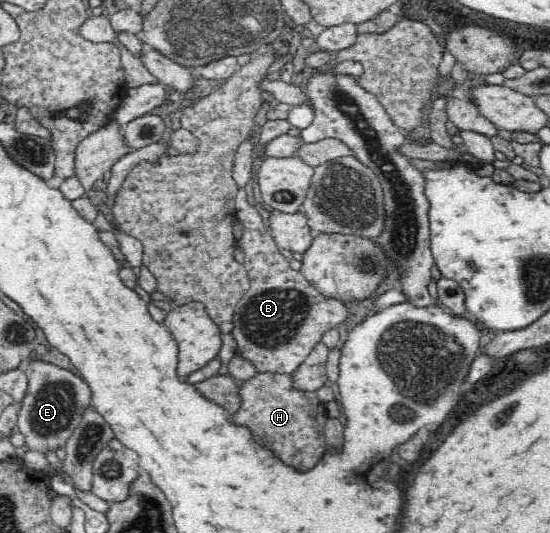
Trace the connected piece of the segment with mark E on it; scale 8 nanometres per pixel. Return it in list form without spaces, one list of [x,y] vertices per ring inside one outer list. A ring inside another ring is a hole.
[[[35,360],[24,372],[28,378],[27,391],[18,415],[19,432],[25,435],[25,445],[31,451],[47,451],[65,447],[67,440],[82,422],[86,411],[92,409],[92,391],[87,381],[53,363]]]

